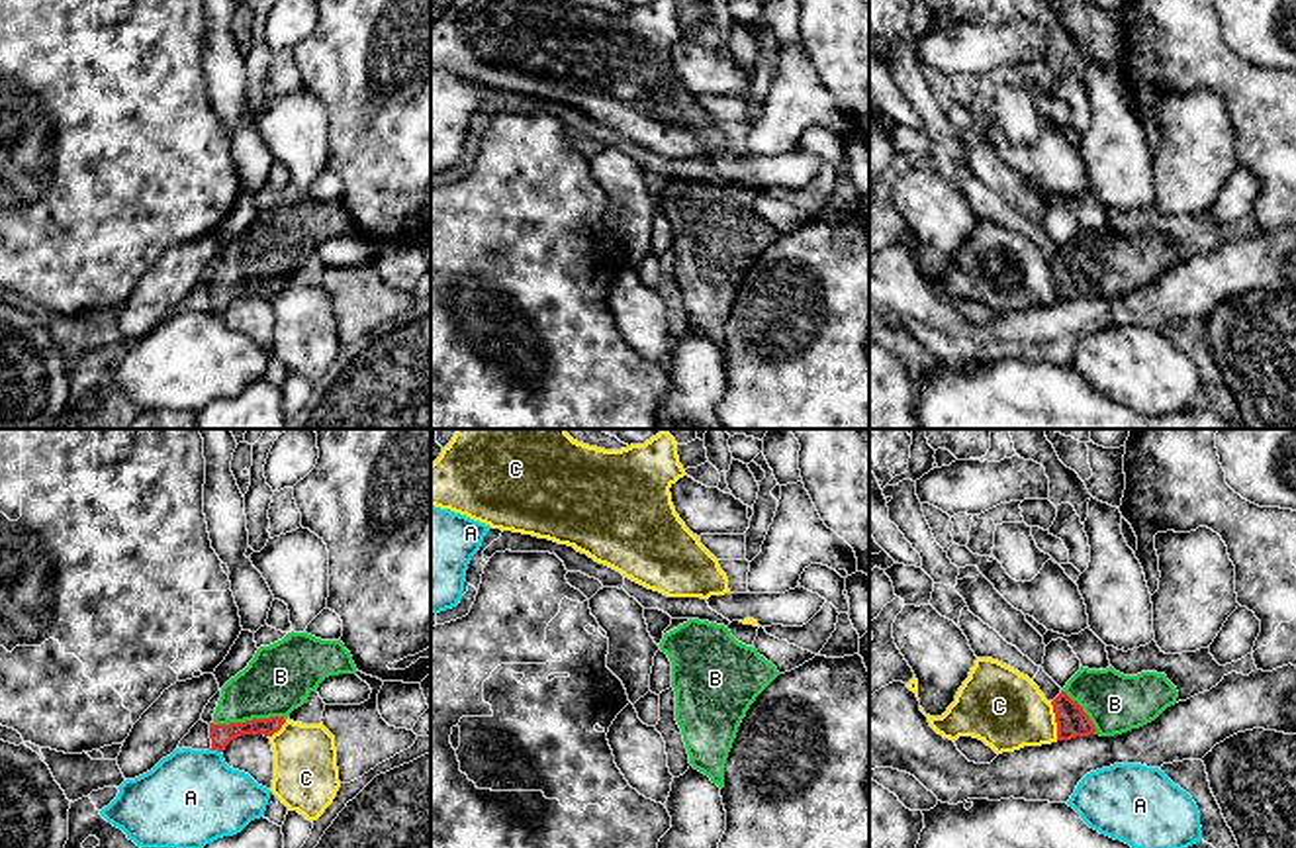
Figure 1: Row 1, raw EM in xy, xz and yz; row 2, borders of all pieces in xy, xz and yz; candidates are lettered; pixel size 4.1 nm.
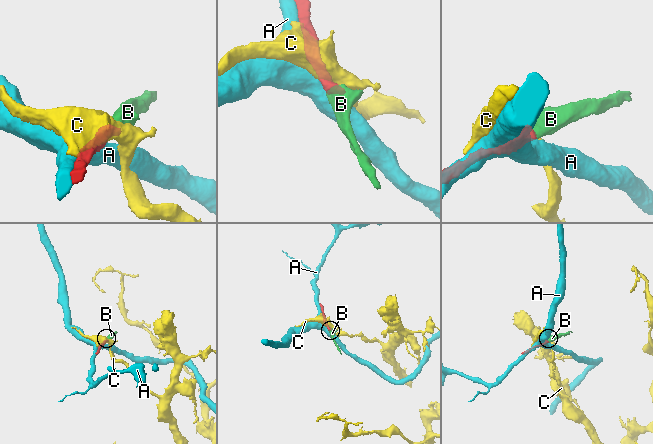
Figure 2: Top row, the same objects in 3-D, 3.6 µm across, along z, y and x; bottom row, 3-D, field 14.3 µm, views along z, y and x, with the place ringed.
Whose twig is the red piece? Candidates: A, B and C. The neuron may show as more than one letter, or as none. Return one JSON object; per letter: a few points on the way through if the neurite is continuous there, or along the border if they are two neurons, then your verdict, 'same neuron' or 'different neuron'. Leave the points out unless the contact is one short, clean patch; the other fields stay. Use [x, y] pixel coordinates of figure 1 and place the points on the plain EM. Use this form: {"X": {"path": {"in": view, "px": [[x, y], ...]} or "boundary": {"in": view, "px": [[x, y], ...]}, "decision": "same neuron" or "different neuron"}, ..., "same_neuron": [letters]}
{"A": {"decision": "different neuron"}, "B": {"path": {"in": "xy", "px": [[222, 296], [235, 282], [247, 282], [247, 271], [280, 237]]}, "decision": "same neuron"}, "C": {"decision": "different neuron"}, "same_neuron": ["B"]}

